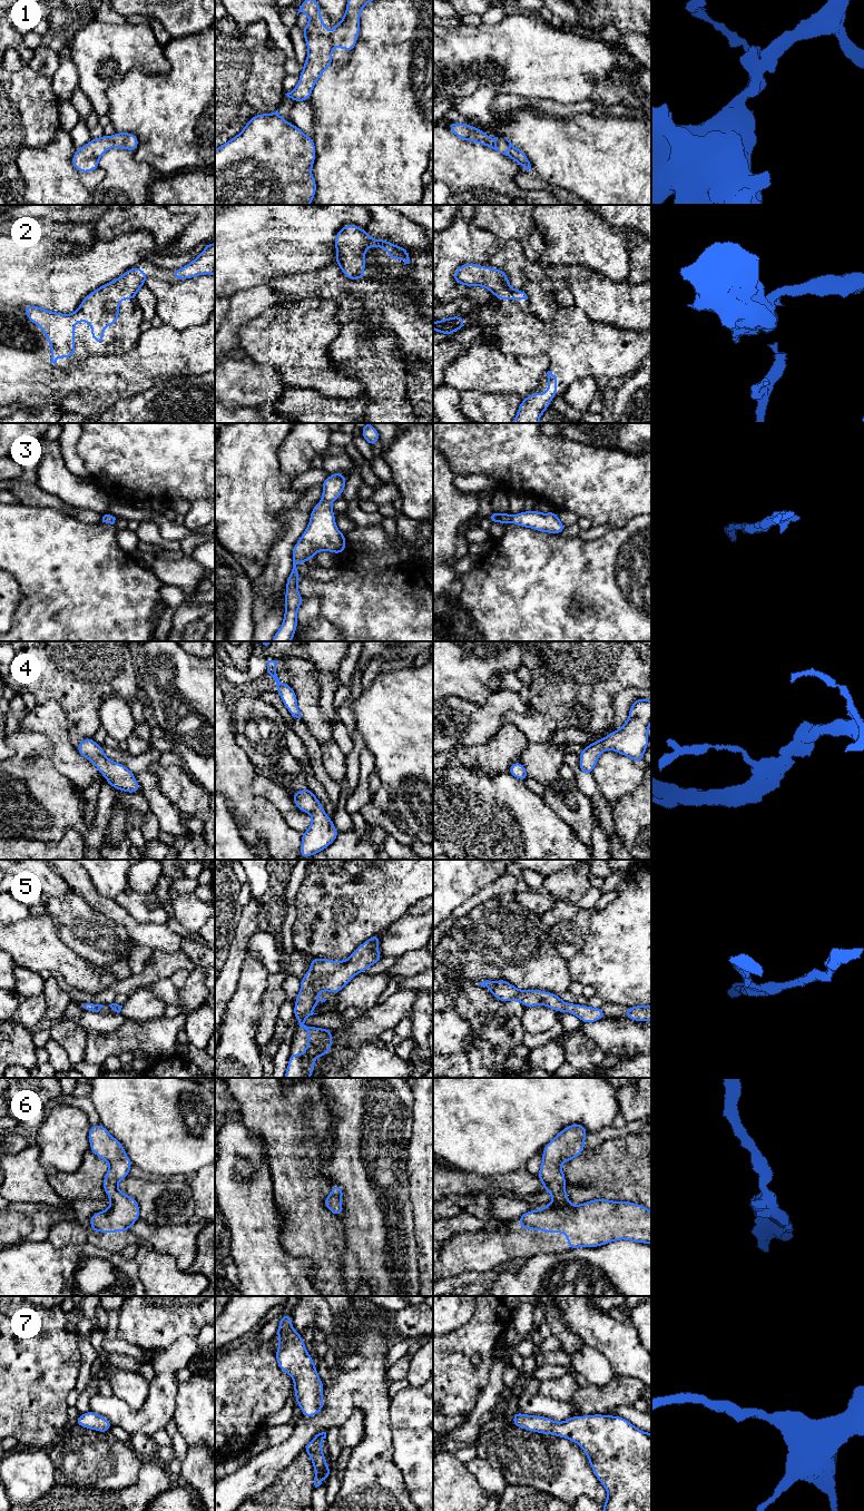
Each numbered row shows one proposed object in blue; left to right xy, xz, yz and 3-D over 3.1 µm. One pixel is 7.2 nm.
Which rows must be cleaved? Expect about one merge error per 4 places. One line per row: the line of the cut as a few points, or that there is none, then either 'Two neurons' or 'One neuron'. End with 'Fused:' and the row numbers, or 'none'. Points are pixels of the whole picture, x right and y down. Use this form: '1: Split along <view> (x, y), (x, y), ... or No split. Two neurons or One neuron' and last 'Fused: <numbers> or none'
1: No split. One neuron
2: No split. One neuron
3: No split. One neuron
4: No split. One neuron
5: No split. One neuron
6: No split. One neuron
7: No split. One neuron
Fused: none

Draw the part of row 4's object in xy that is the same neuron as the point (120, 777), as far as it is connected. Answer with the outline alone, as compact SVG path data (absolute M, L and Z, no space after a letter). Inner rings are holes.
M85 738L77 746L81 756L91 761L106 781L117 789L127 793L136 793L141 789L135 778L135 774L122 764L115 763L105 756L101 745L97 745L94 738Z

